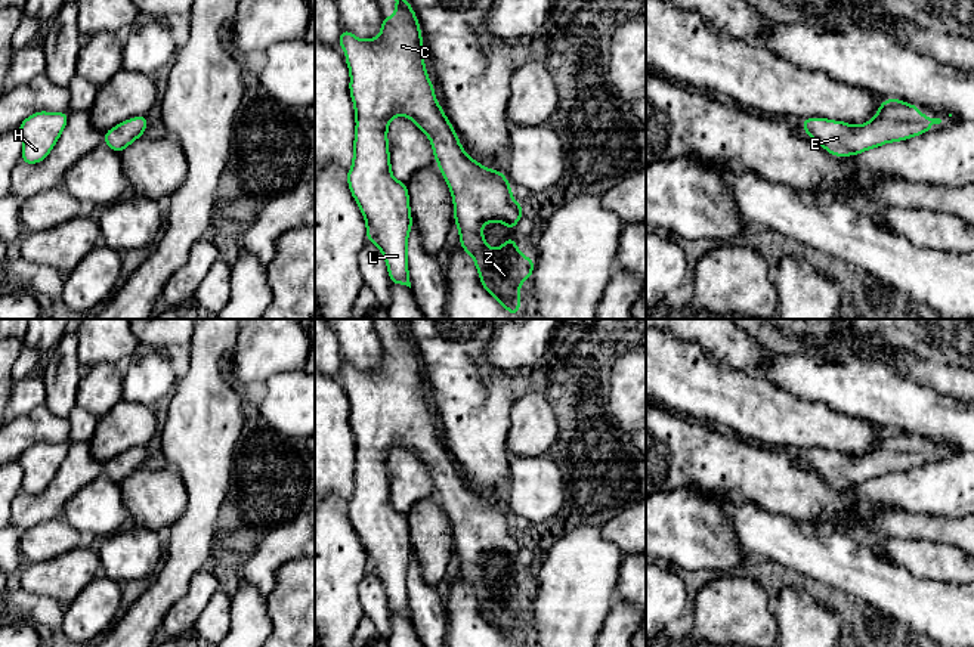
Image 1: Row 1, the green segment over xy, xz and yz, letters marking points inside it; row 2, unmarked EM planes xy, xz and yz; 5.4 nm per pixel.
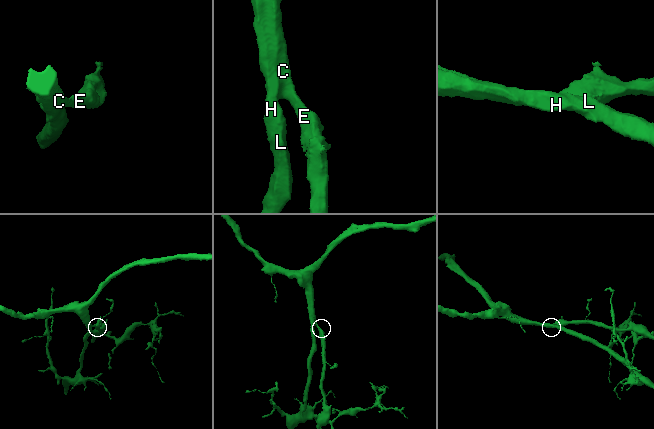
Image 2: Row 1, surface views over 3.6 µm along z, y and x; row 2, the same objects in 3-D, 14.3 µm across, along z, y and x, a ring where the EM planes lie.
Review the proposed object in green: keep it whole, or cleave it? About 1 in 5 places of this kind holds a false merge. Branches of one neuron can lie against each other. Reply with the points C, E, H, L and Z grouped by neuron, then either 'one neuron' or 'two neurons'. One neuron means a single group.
groups C E H L Z; one neuron

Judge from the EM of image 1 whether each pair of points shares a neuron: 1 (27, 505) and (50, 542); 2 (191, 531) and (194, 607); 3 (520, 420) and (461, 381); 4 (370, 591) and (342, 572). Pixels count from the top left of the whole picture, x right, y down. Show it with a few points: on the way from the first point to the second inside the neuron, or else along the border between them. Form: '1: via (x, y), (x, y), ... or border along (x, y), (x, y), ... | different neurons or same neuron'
1: border along (59, 514), (21, 531) | different neurons
2: border along (203, 566), (192, 576), (188, 590), (172, 604) | different neurons
3: border along (515, 401), (510, 408), (510, 427), (504, 446) | different neurons
4: border along (368, 572), (359, 587), (359, 604), (364, 615) | different neurons

